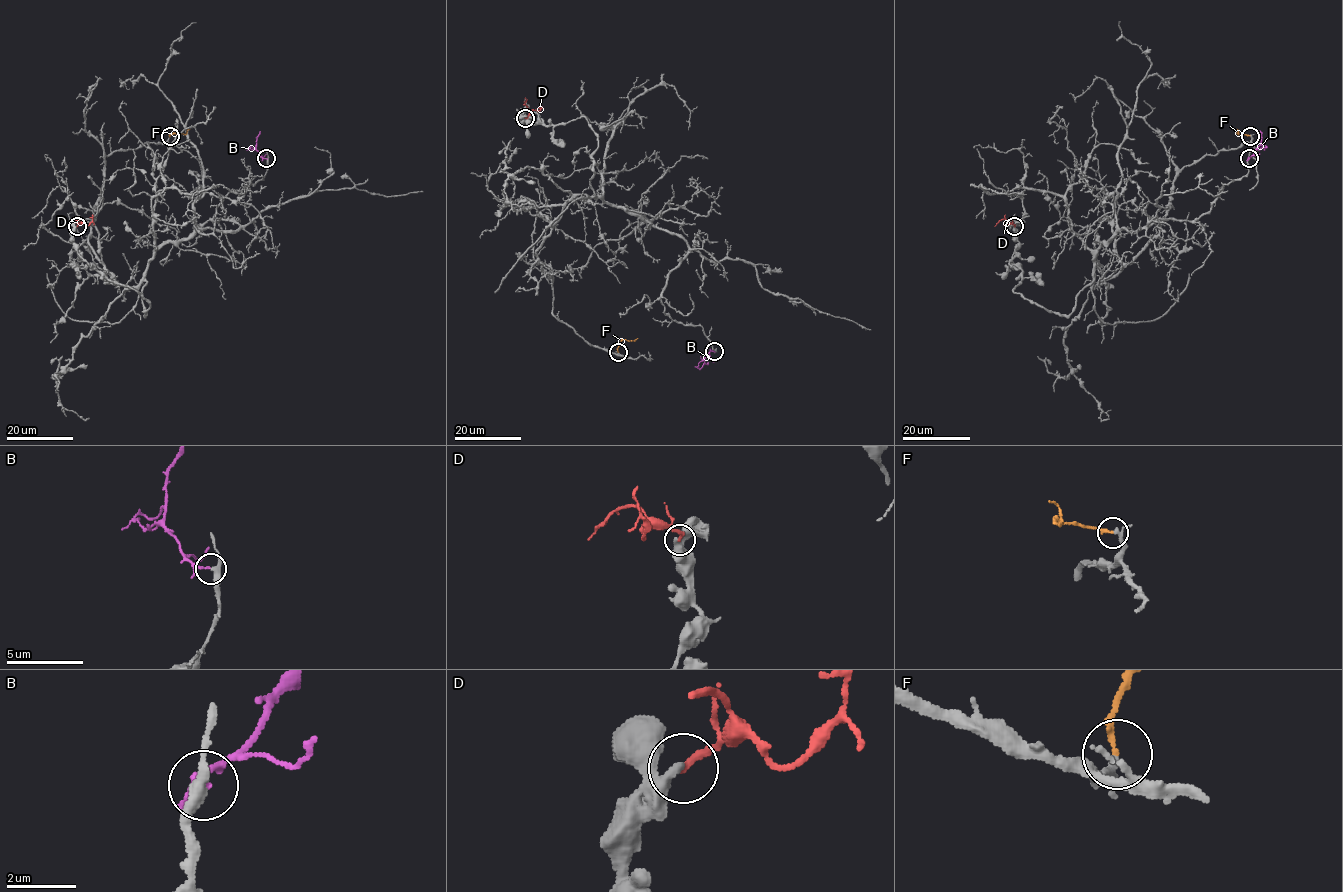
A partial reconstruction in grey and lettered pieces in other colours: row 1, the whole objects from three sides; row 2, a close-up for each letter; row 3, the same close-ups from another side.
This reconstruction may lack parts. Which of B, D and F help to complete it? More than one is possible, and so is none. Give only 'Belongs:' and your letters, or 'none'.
Belongs: F

